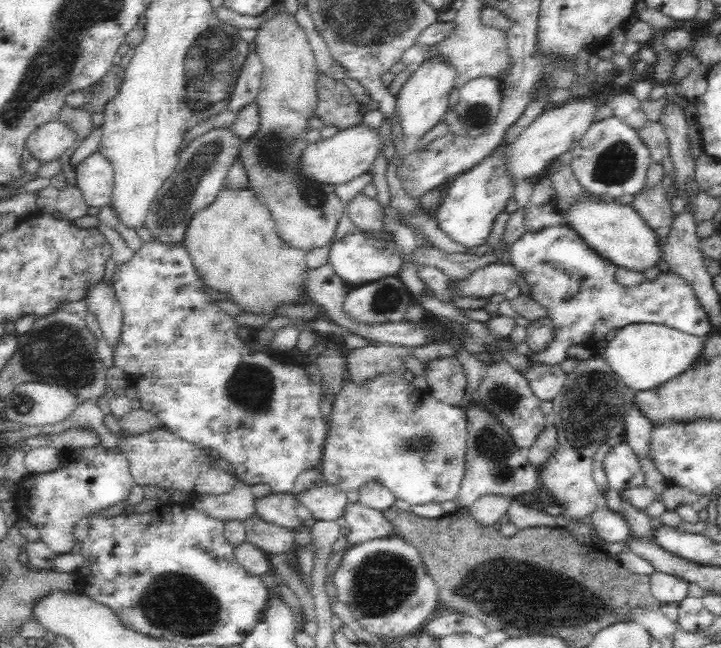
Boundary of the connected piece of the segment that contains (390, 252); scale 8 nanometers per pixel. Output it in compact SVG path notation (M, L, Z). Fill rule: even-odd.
M356 230L332 242L328 250L328 263L336 275L353 287L398 276L404 259L400 247L393 240L367 238L363 231Z

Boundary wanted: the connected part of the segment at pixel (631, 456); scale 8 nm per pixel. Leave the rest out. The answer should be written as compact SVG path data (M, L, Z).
M625 441L614 446L604 460L610 489L621 493L634 486L644 486L646 478L640 464L640 458Z

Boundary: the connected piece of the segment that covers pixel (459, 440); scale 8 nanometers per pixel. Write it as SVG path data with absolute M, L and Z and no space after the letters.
M388 373L387 375L380 375L375 379L370 379L366 383L356 384L352 381L347 381L343 384L340 392L336 394L333 400L332 414L328 419L328 438L324 444L322 462L318 468L322 472L324 481L328 484L338 485L344 492L360 489L362 484L378 481L382 487L390 490L395 495L395 499L401 499L408 502L408 504L429 504L430 502L452 502L458 500L461 486L466 472L466 454L467 454L467 417L465 409L462 405L446 406L439 400L436 400L428 391L415 390L410 386L411 382L404 382L402 375Z

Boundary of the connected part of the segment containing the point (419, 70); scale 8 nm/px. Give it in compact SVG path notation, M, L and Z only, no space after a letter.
M426 58L419 66L412 68L412 76L395 96L395 110L400 126L406 136L422 136L437 122L443 120L448 110L448 97L456 86L456 71L441 58Z

